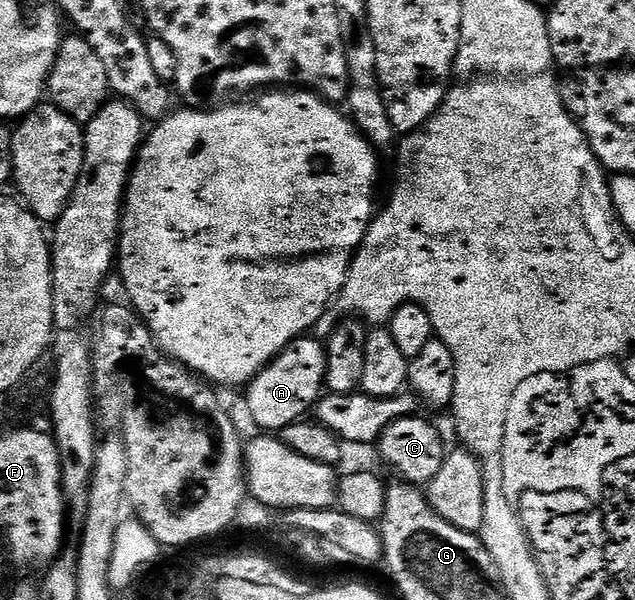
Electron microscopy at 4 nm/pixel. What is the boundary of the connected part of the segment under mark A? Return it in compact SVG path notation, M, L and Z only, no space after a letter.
M312 337L297 338L271 361L265 368L261 369L254 377L248 387L247 392L247 409L254 423L263 428L267 433L279 433L284 428L302 420L308 410L309 412L316 406L320 400L325 387L326 367L328 365L328 352L326 346L321 344Z

